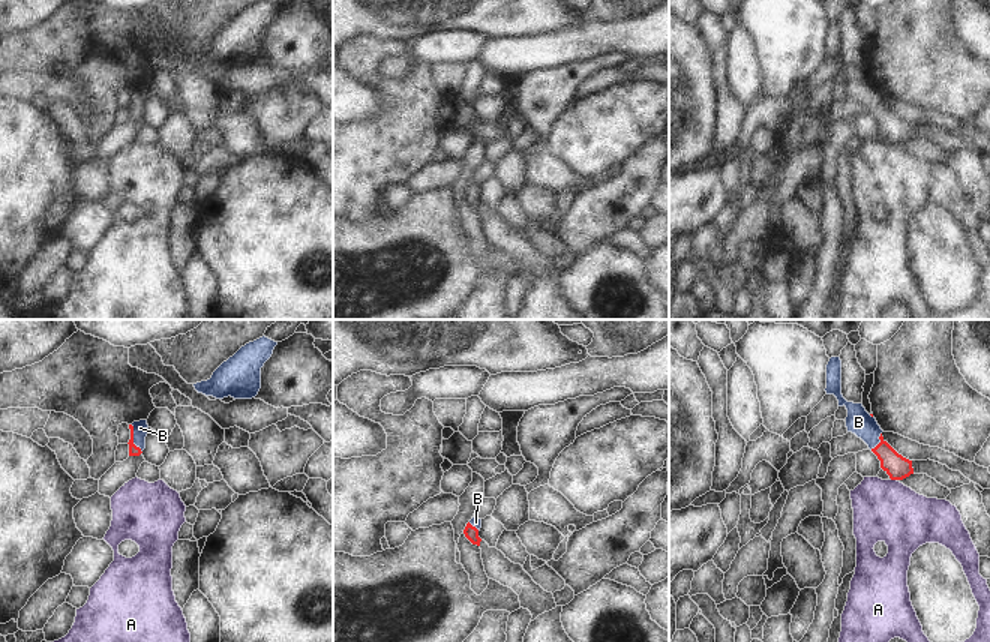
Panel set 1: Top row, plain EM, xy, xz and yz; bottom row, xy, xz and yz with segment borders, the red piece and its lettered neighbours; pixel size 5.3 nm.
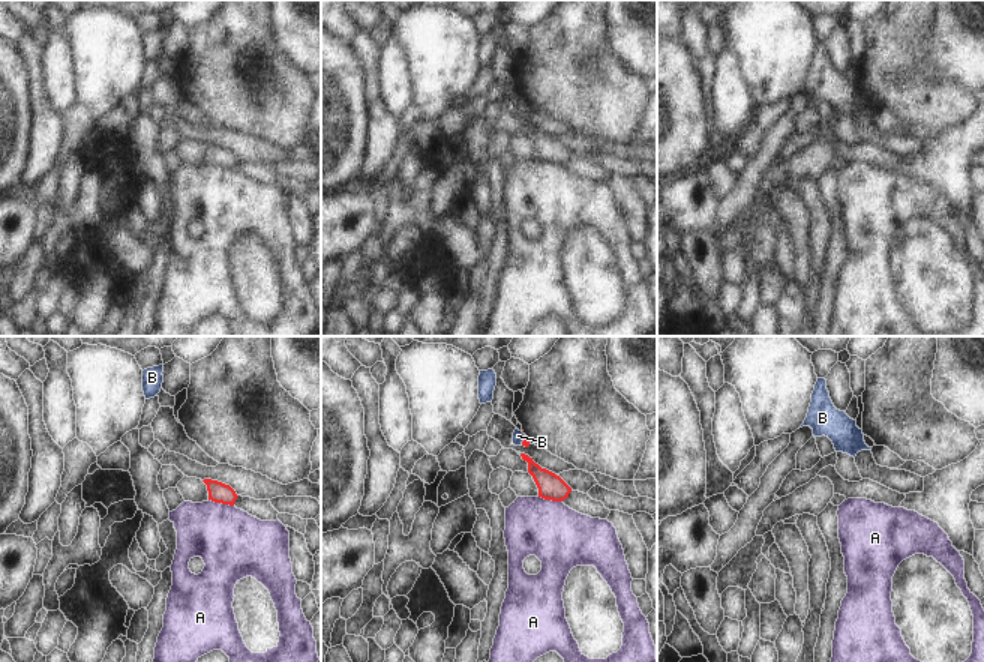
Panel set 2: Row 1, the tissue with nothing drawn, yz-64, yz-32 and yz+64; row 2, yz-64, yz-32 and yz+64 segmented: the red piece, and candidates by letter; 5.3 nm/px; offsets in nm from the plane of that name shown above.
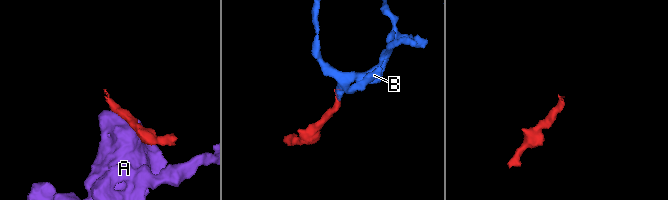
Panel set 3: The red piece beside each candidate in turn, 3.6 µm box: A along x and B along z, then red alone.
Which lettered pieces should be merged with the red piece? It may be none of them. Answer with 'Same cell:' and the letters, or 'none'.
Same cell: B

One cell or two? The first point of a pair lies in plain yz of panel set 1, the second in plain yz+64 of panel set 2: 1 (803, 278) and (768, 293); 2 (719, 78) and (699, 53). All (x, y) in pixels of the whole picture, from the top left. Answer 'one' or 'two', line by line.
1: two
2: one

